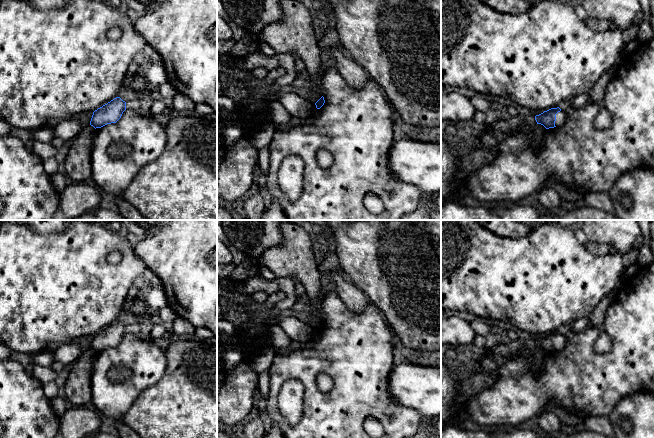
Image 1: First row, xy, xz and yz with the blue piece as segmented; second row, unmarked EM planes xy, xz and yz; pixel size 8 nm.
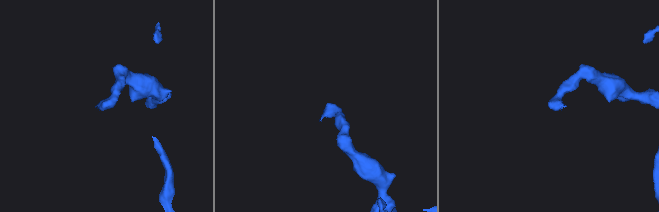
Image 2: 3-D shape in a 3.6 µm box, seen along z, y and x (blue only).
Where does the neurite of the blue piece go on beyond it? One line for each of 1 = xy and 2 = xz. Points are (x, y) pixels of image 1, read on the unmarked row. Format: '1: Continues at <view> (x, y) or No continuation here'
1: No continuation here
2: No continuation here

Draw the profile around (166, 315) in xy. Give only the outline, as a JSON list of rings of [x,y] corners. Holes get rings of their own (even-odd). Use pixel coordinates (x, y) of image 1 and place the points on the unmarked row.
[[[168,306],[156,312],[157,321],[165,325],[172,323],[177,317],[177,314]]]

